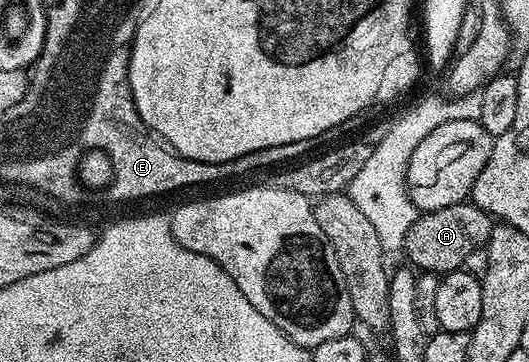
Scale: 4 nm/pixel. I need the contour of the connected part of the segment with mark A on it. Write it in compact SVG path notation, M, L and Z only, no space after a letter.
M469 200L422 213L415 224L411 224L411 232L407 232L404 257L409 257L418 271L444 276L464 267L467 252L488 243L494 225L490 214L483 212Z

